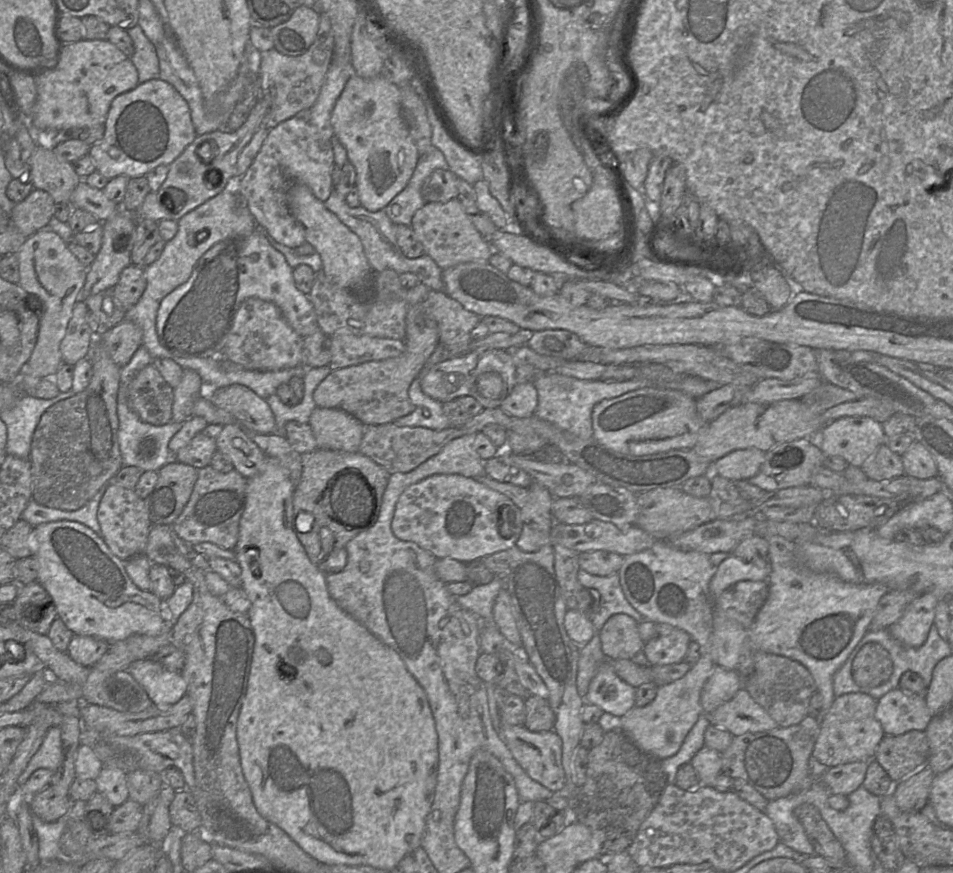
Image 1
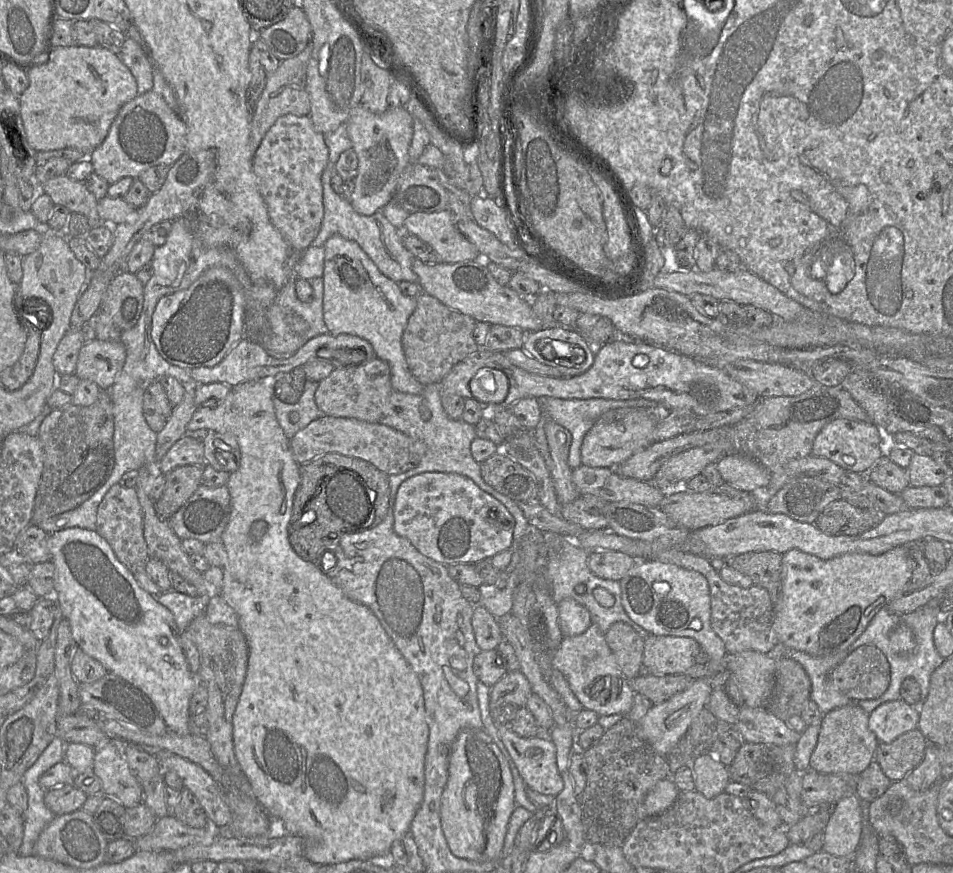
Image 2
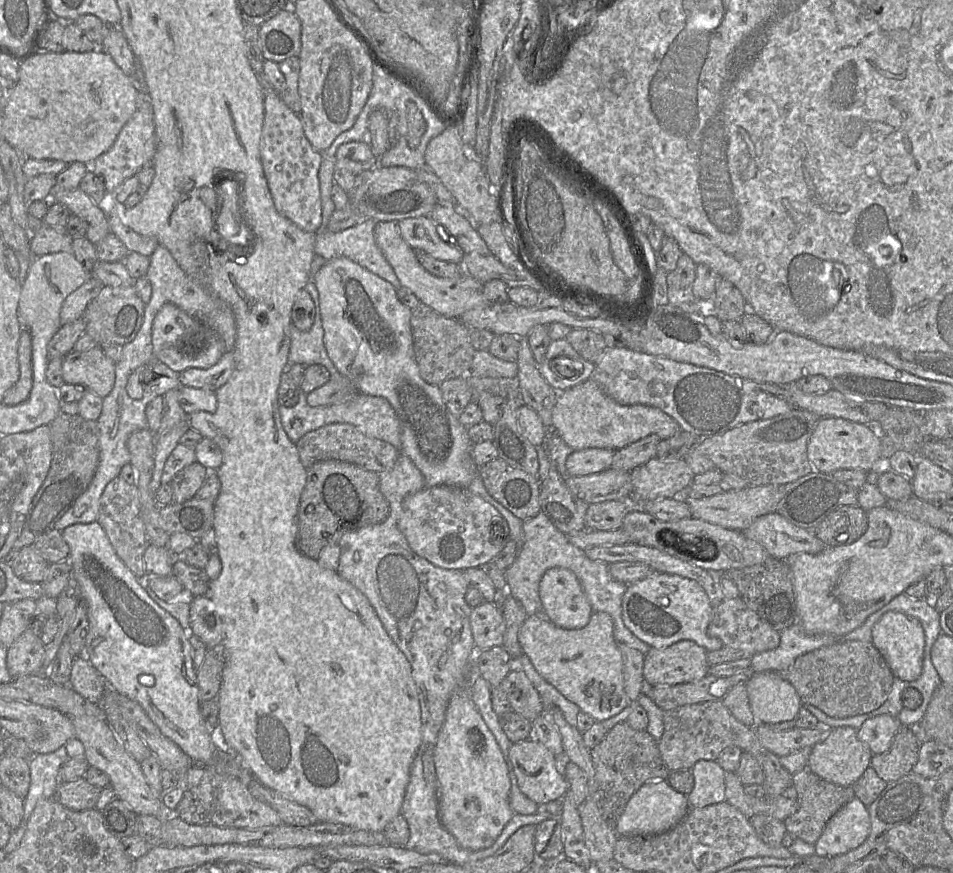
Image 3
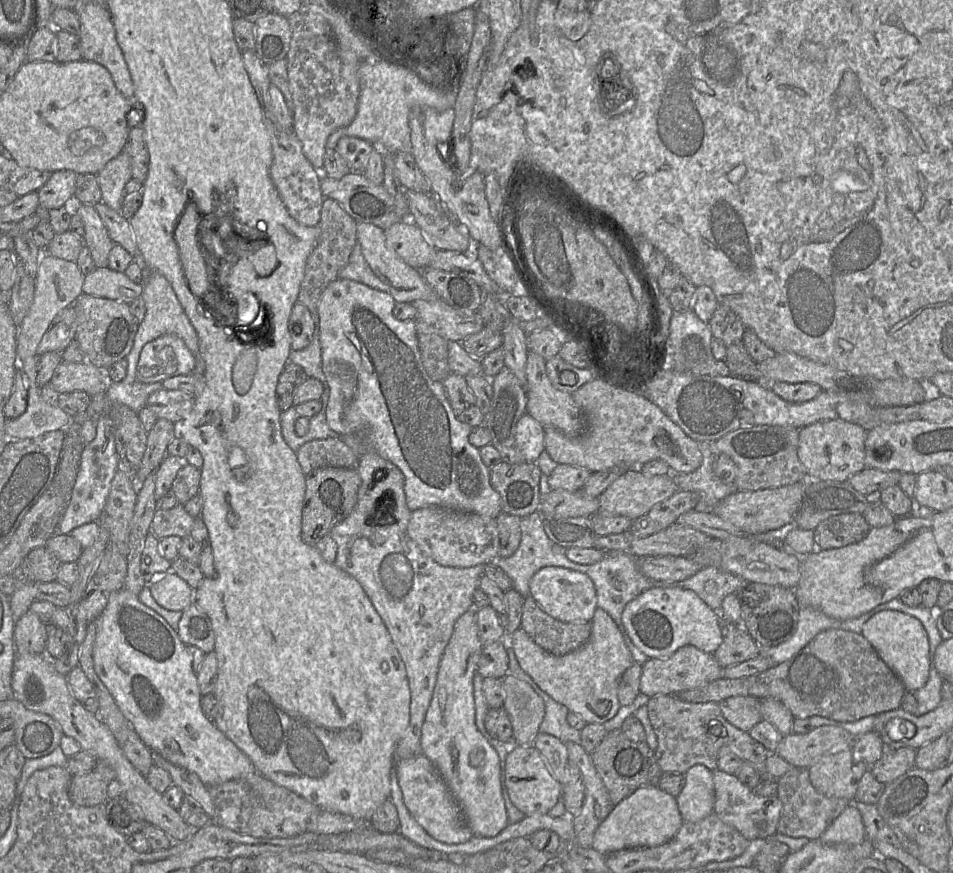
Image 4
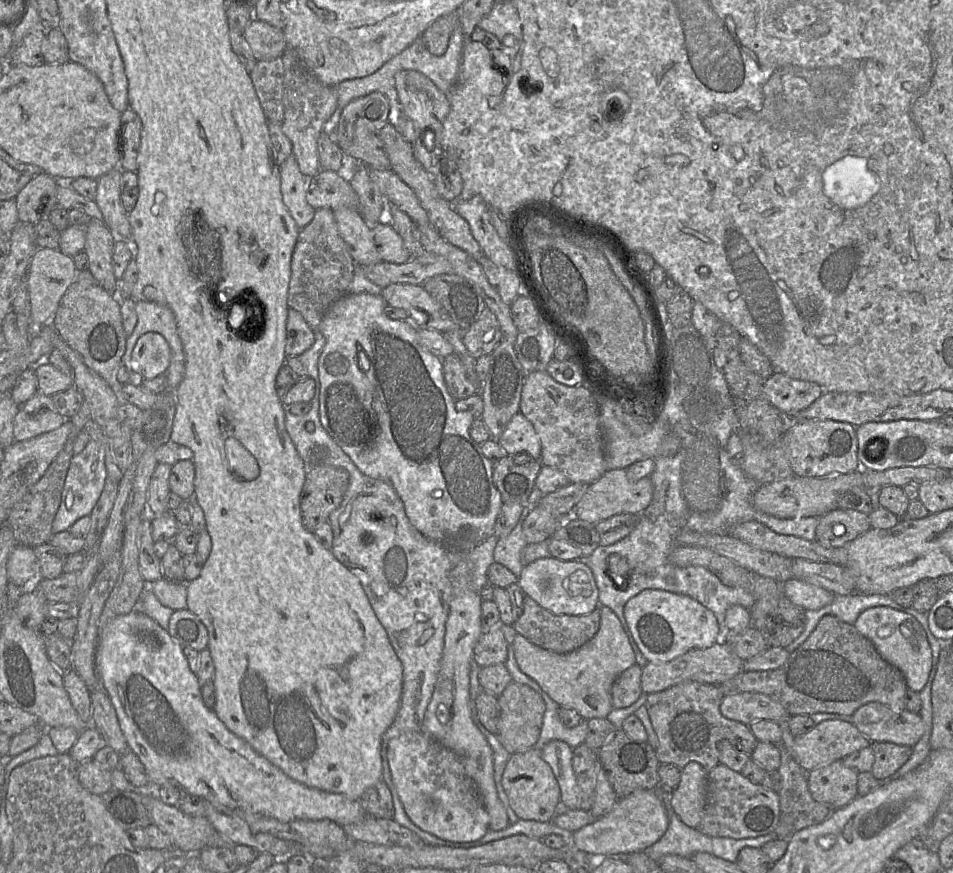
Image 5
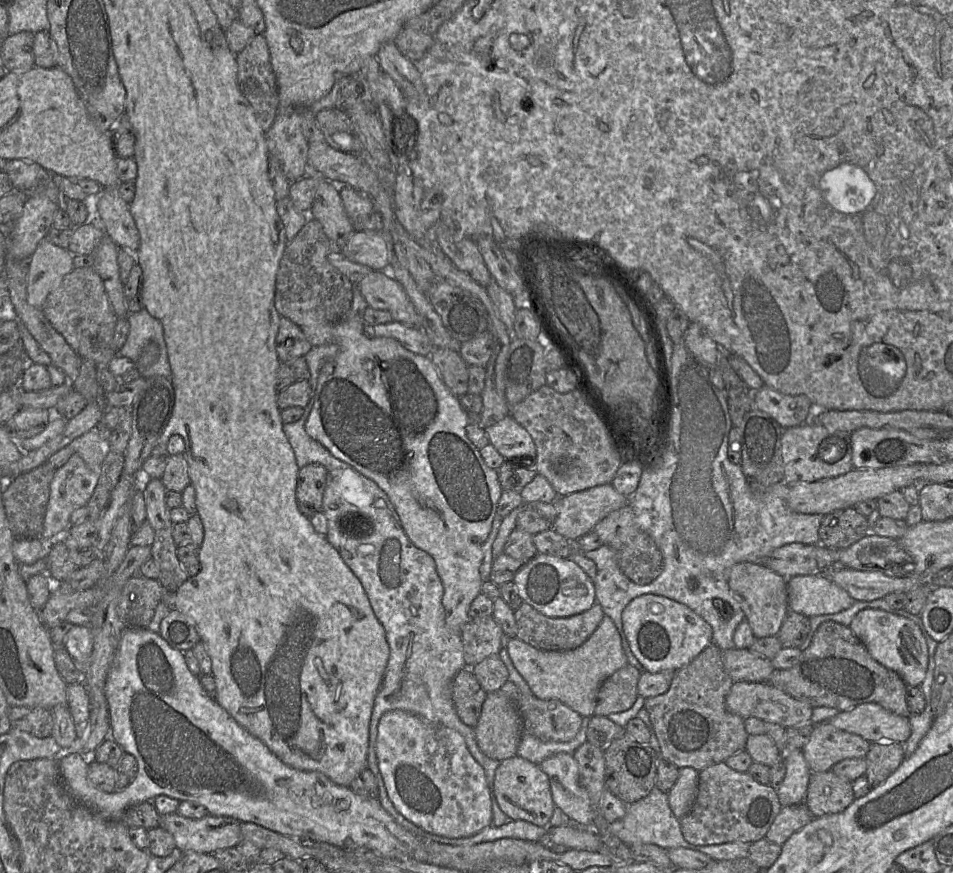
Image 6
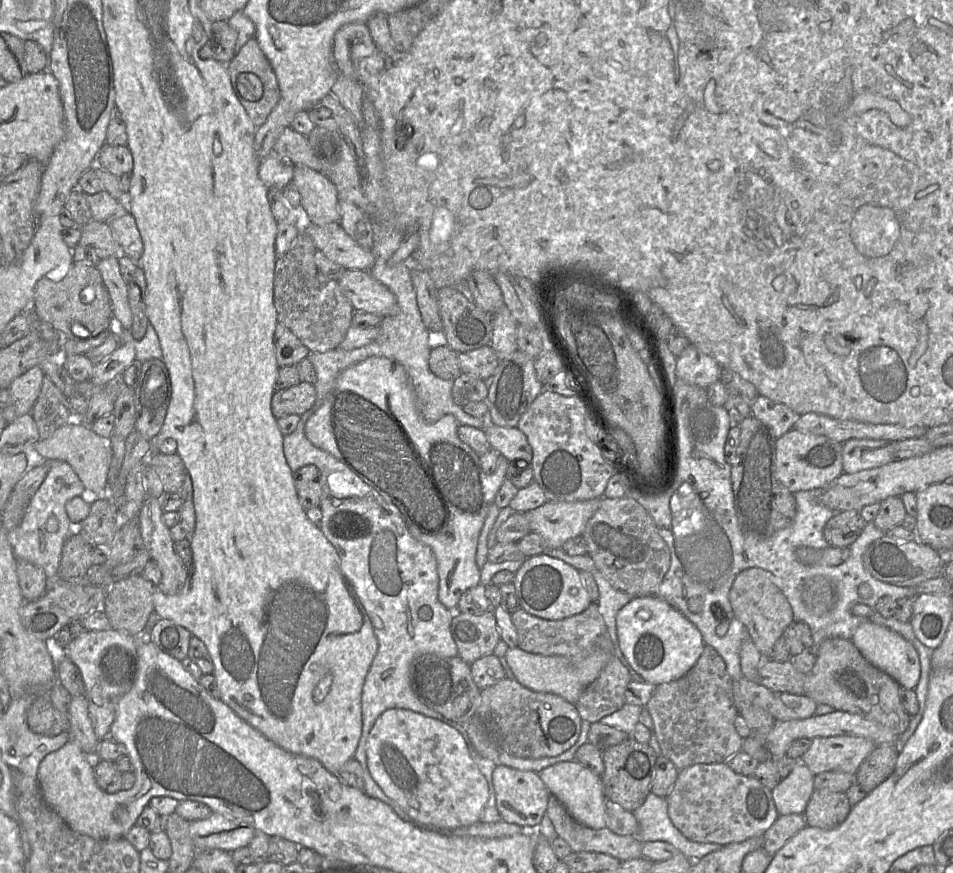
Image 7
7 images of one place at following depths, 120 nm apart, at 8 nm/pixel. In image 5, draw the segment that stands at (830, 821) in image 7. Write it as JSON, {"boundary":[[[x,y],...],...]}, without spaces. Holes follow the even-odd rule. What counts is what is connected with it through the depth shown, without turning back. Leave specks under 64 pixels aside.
{"boundary":[[[842,760],[807,772],[809,791],[814,800],[837,809],[849,804],[857,796],[859,772],[847,767]]]}

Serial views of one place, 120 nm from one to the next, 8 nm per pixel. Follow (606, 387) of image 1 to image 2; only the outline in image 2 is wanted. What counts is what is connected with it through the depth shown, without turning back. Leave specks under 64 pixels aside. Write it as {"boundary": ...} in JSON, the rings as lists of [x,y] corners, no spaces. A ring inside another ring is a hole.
{"boundary":[[[540,397],[537,399],[541,405],[541,418],[536,428],[541,428],[545,433],[544,423],[547,419],[552,419],[557,424],[564,427],[571,435],[571,444],[569,445],[568,452],[568,465],[572,470],[582,464],[581,446],[585,435],[604,413],[617,408],[657,408],[646,400],[613,400],[603,398],[561,399],[554,397]]]}

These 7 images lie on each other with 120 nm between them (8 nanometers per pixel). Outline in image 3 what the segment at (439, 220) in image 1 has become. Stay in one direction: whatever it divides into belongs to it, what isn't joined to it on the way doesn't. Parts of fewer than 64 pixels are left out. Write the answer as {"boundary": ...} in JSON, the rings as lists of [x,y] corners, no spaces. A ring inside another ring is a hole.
{"boundary":[[[430,216],[407,218],[397,223],[402,238],[414,250],[422,250],[441,261],[461,262],[464,252],[449,241],[446,229],[437,225]]]}

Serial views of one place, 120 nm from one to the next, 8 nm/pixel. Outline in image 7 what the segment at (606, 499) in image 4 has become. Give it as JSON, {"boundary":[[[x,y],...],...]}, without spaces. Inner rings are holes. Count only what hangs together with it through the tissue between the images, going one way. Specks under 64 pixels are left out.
{"boundary":[[[602,497],[573,502],[546,501],[526,512],[531,532],[541,535],[549,548],[561,548],[568,539],[582,534],[601,501]]]}

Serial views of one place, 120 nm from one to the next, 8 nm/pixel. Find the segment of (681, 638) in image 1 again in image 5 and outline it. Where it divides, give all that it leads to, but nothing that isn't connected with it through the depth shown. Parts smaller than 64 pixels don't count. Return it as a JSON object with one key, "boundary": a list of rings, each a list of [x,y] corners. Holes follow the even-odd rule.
{"boundary":[[[718,641],[706,649],[691,649],[668,662],[647,662],[642,668],[641,689],[646,694],[656,693],[684,681],[719,685],[744,671],[744,663],[728,643]]]}

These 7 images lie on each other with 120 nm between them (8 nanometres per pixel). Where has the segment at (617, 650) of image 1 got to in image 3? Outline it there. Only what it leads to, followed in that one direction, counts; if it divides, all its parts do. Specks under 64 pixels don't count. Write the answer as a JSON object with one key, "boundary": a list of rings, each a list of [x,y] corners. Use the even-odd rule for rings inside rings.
{"boundary":[[[617,642],[623,659],[624,691],[630,702],[635,702],[645,691],[643,676],[644,654],[622,642]]]}

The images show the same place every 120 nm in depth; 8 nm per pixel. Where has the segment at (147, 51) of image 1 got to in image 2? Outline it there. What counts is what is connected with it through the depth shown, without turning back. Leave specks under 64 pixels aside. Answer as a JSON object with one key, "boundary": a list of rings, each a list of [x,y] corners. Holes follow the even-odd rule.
{"boundary":[[[126,37],[118,56],[135,77],[138,95],[152,90],[154,83],[153,62],[139,43]]]}

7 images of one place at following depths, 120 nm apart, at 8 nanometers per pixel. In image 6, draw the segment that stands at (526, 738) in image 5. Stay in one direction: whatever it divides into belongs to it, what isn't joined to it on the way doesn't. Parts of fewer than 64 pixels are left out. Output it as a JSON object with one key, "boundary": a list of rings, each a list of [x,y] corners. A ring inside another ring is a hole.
{"boundary":[[[500,690],[487,693],[474,732],[480,750],[489,758],[502,761],[515,756],[524,734],[515,702]]]}

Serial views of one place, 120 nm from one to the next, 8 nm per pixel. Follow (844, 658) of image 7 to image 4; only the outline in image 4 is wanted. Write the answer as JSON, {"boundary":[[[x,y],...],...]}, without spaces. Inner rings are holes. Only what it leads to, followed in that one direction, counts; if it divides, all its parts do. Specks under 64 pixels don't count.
{"boundary":[[[833,628],[817,634],[789,660],[761,673],[737,679],[721,677],[676,695],[694,703],[720,703],[732,696],[753,696],[759,700],[774,698],[781,701],[794,718],[818,715],[835,721],[854,722],[898,709],[905,693],[899,677],[879,657],[865,637]]]}

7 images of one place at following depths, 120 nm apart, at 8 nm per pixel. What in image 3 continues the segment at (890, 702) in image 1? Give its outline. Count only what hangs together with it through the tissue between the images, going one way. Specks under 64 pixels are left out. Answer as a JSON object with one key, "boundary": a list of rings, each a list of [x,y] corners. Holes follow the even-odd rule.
{"boundary":[[[883,714],[866,720],[857,730],[857,737],[869,746],[873,755],[882,754],[890,749],[901,728],[898,717]]]}

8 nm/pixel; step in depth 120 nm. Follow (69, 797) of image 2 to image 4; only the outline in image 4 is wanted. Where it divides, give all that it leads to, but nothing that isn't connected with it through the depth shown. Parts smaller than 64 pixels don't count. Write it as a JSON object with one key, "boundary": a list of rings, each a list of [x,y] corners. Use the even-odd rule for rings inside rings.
{"boundary":[[[92,771],[75,775],[70,780],[68,794],[72,802],[79,806],[102,805],[107,799],[108,783]]]}

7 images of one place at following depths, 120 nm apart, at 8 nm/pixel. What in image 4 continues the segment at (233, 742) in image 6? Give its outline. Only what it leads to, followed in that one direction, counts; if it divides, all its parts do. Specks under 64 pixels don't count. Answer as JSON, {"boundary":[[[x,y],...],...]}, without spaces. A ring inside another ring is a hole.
{"boundary":[[[122,588],[111,593],[96,625],[92,655],[95,672],[152,753],[158,753],[172,764],[195,773],[206,786],[257,772],[251,760],[204,715],[197,674],[192,668],[192,656],[177,631],[158,613],[143,604],[138,596]]]}

